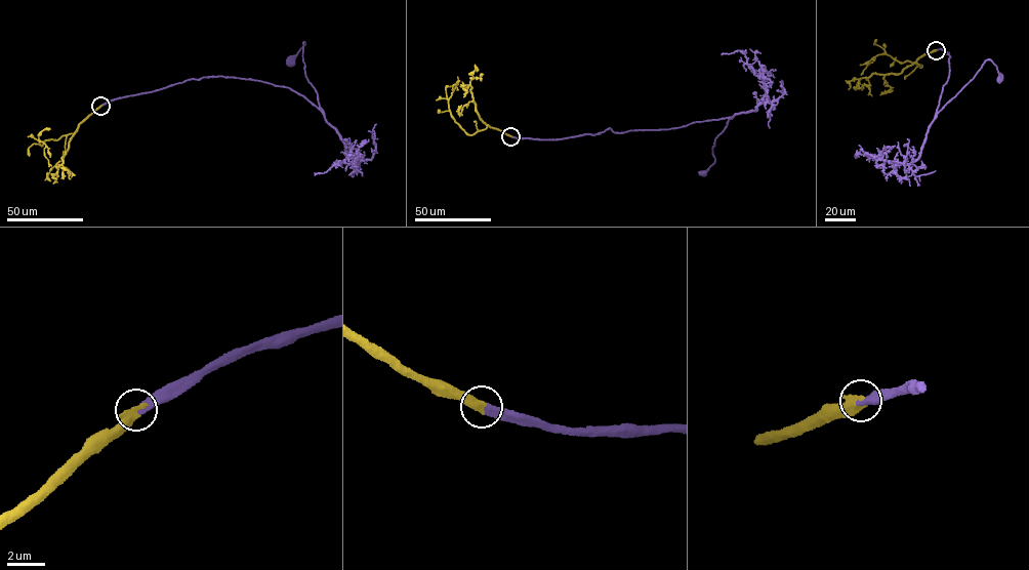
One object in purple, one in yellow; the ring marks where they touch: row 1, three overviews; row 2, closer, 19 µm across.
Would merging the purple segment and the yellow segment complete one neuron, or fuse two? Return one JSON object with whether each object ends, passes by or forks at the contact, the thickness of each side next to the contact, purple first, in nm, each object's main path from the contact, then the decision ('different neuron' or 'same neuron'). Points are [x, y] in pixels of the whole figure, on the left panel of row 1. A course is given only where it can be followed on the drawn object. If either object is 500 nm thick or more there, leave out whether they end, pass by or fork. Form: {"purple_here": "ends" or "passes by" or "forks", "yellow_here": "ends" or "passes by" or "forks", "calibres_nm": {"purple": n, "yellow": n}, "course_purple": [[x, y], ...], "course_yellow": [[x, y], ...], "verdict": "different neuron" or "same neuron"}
{"calibres_nm": {"purple": 440, "yellow": 550}, "course_purple": [[100, 106], [186, 80], [220, 76], [290, 87], [323, 113], [318, 94], [305, 76], [303, 41], [291, 62]], "course_yellow": [[100, 106], [83, 119], [74, 132], [45, 140], [42, 146], [39, 143], [45, 145], [44, 155], [51, 165]], "verdict": "same neuron"}

